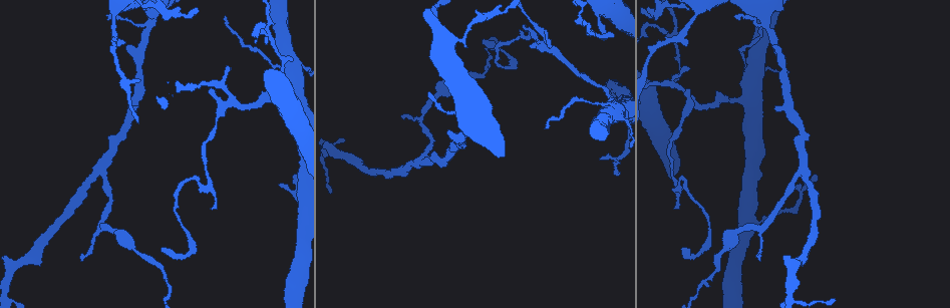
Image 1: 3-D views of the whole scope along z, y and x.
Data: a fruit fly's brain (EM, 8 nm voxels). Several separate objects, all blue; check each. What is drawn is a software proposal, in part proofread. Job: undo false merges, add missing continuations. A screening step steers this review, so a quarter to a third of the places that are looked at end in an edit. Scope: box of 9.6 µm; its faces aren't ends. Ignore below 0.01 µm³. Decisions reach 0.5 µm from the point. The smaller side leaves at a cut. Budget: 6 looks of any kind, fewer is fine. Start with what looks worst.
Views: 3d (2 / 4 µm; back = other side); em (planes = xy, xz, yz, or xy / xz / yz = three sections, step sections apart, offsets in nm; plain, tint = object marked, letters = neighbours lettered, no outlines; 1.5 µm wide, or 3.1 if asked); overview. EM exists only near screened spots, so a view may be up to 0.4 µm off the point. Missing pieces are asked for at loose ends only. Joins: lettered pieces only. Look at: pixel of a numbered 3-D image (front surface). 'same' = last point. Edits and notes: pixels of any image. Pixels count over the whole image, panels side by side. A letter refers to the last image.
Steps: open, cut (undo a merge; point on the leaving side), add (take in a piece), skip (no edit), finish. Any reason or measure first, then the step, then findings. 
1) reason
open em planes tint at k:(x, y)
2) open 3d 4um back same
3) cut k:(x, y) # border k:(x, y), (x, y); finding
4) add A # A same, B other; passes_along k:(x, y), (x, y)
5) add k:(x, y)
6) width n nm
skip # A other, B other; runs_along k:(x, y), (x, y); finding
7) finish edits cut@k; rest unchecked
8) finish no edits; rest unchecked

four-way junction
open 3d 4um back at 1:(747, 67)

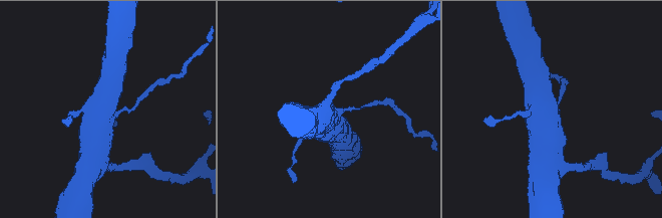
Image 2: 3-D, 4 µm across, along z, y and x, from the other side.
arms 4
open em planes letters at 2:(552, 115)

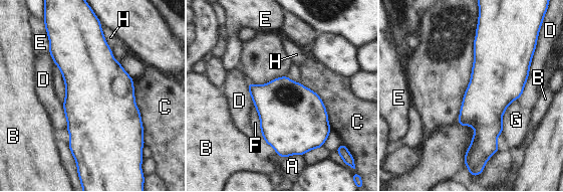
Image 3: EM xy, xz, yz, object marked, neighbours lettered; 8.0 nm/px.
longest_contact C 460 nm
skip # A other, B other, C other, D other, E other, F other, G other, H other; border 3:(132, 80), (144, 136); one cell here

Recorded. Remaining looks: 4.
tapers out
open 3d 4um at 1:(676, 206)

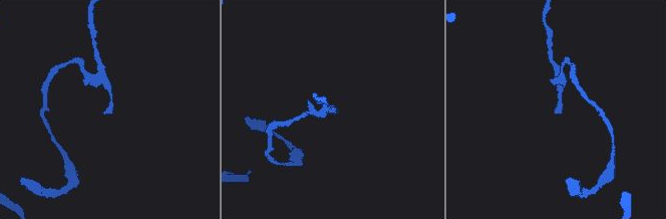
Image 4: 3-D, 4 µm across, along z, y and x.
open em xz step 4 letters at 4:(102, 114)

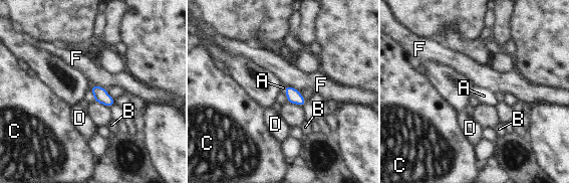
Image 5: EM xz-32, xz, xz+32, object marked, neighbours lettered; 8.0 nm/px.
open em xy step 4 letters same

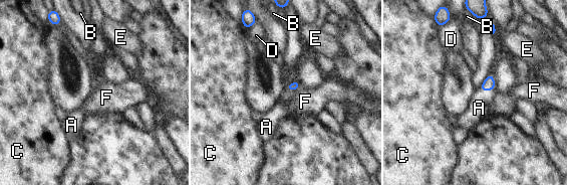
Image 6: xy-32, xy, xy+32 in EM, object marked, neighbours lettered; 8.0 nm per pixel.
add A # A same, B other, C other, D other, E other, F other; the cell continues

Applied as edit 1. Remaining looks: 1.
finish edits add@6; rest unchecked

